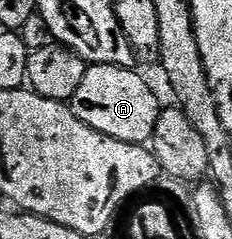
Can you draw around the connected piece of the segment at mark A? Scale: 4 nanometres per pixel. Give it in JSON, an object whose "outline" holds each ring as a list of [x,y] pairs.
{"outline":[[[88,65],[81,87],[77,87],[69,102],[73,115],[93,131],[109,135],[130,145],[146,146],[155,134],[161,112],[159,97],[151,85],[135,69],[112,65]]]}

